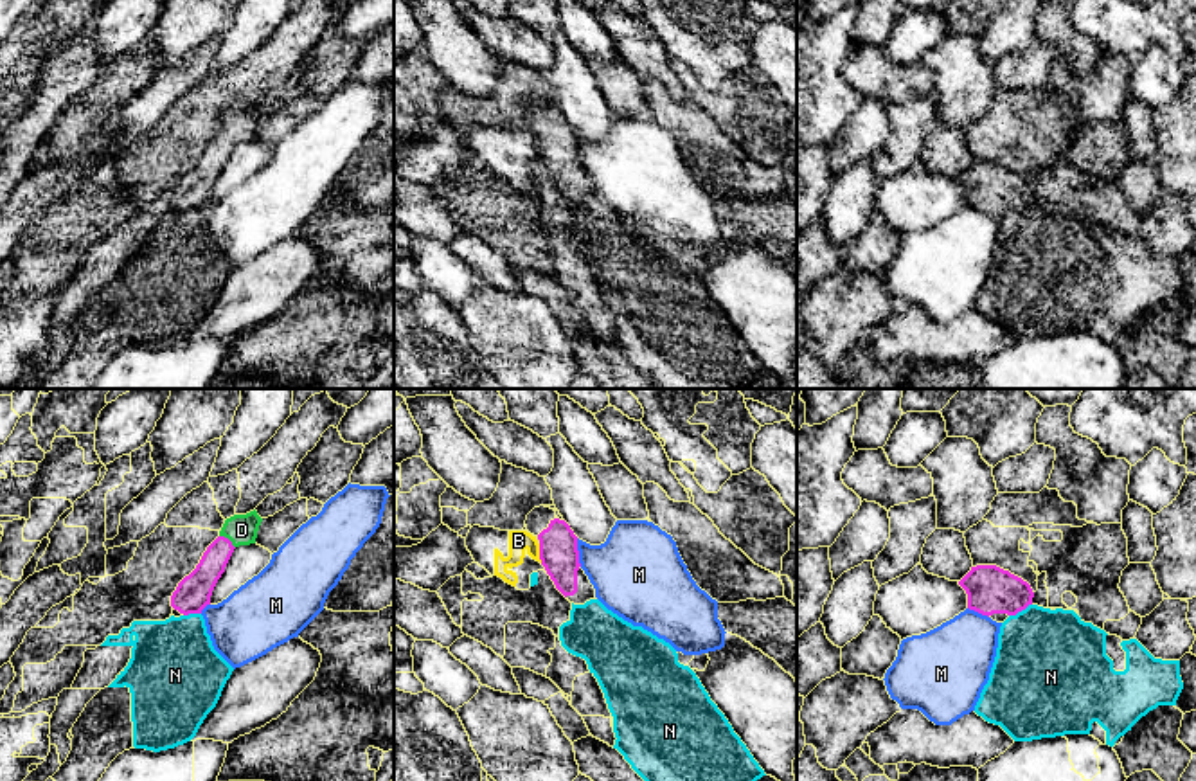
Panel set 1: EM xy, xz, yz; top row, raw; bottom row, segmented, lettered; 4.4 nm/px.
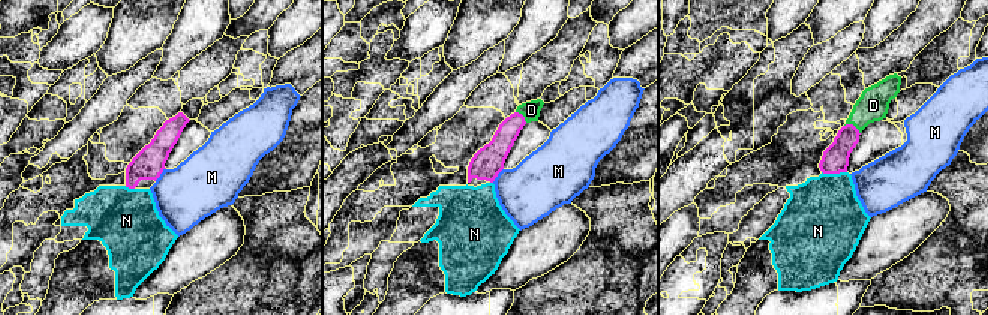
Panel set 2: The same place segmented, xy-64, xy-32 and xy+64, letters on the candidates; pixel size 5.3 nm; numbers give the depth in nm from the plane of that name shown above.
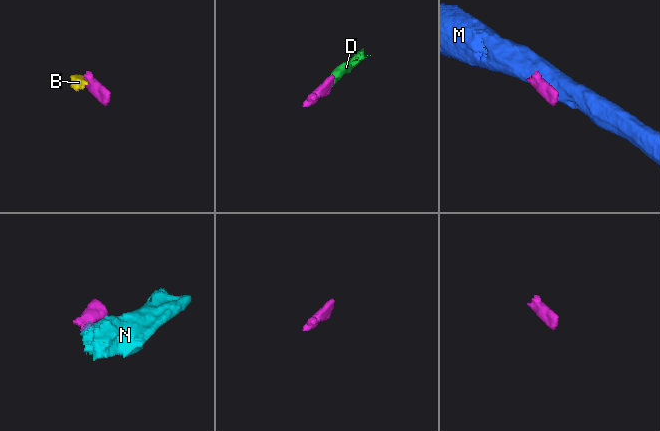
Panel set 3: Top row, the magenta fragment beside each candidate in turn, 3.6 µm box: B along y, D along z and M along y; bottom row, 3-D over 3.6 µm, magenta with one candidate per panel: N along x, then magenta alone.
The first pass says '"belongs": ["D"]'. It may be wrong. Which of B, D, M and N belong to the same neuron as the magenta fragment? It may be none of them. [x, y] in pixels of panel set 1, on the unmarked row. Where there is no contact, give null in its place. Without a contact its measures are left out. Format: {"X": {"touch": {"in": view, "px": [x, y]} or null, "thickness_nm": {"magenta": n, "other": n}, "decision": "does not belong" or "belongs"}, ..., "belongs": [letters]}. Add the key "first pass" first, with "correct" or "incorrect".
{"first pass": "correct", "B": {"touch": {"in": "xz", "px": [540, 150]}, "thickness_nm": {"magenta": 180, "other": 100}, "decision": "does not belong"}, "D": {"touch": {"in": "xy", "px": [229, 137]}, "thickness_nm": {"magenta": 140, "other": 140}, "decision": "belongs"}, "M": {"touch": {"in": "xz", "px": [578, 150]}, "thickness_nm": {"magenta": 180, "other": 360}, "decision": "does not belong"}, "N": {"touch": {"in": "yz", "px": [1020, 207]}, "thickness_nm": {"magenta": 220, "other": 440}, "decision": "does not belong"}, "belongs": ["D"]}

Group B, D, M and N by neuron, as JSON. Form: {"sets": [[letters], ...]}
{"sets": [["B"], ["D"], ["M"], ["N"]]}

